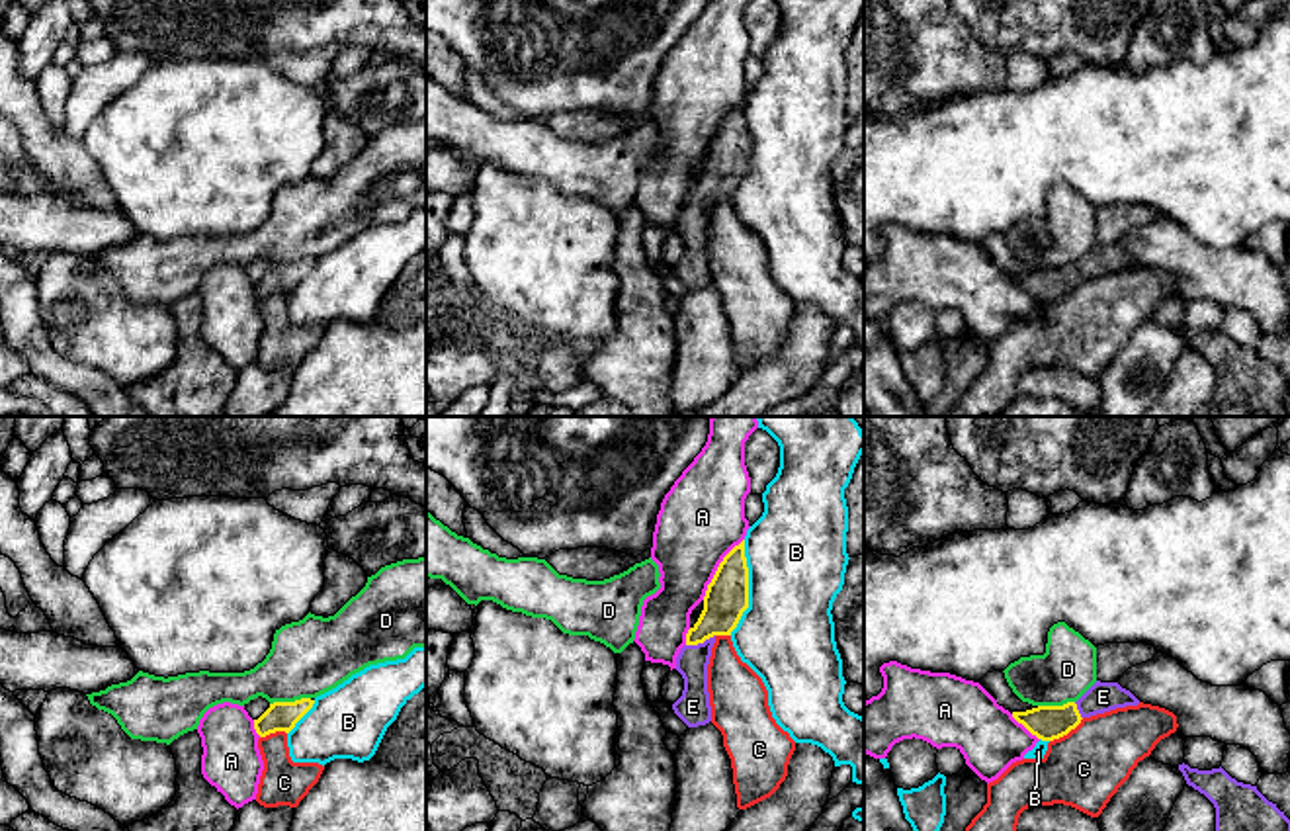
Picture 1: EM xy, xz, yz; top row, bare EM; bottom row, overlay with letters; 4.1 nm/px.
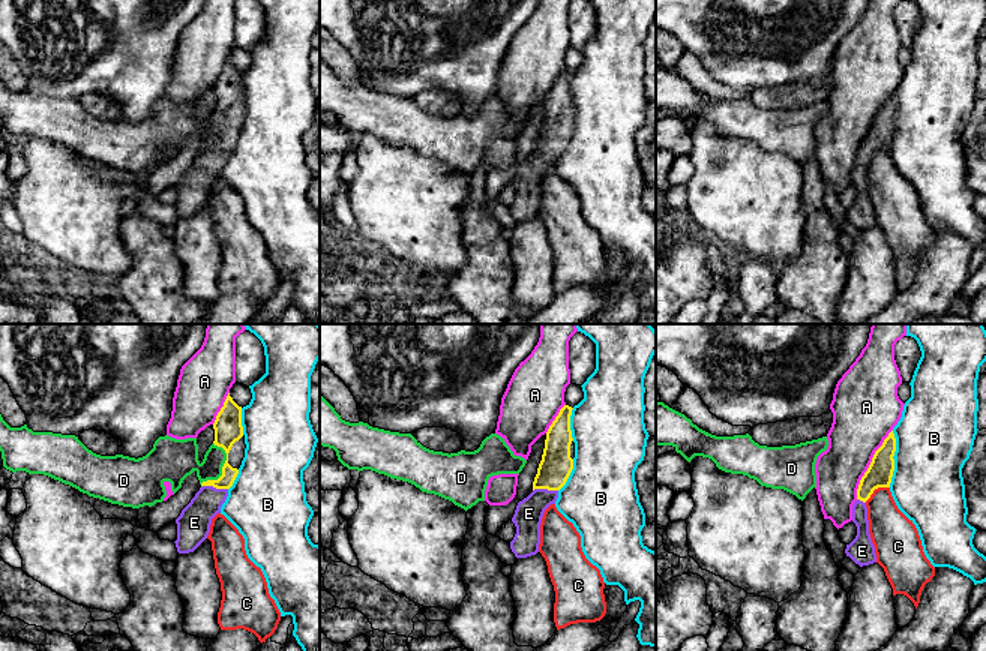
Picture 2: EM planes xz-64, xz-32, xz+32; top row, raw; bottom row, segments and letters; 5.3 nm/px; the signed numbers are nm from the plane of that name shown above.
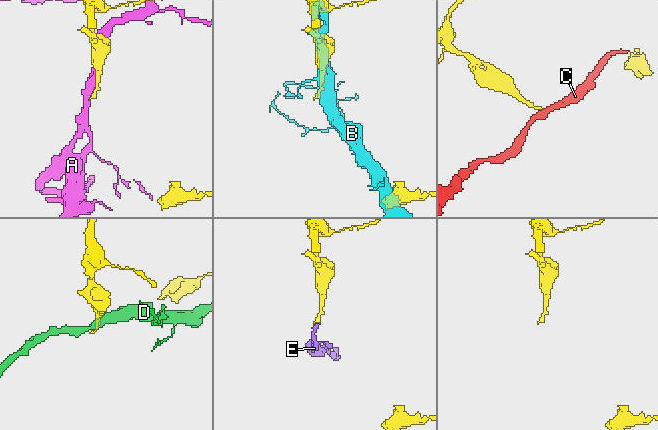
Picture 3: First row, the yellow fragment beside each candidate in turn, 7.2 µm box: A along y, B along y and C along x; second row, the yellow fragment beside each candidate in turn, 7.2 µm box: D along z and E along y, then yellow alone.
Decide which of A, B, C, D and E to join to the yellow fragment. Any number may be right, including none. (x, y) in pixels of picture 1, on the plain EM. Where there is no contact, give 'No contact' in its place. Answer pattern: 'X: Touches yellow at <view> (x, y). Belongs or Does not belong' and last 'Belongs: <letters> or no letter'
A: Touches yellow at xz (718, 131). Does not belong
B: Touches yellow at xz (747, 149). Does not belong
C: Touches yellow at yz (1066, 296). Does not belong
D: Touches yellow at xy (290, 264). Does not belong
E: Touches yellow at xz (700, 204). Belongs
Belongs: E

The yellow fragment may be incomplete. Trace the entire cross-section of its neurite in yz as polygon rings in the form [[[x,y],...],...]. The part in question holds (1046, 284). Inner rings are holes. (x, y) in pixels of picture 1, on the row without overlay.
[[[1096,242],[1077,264],[1012,274],[1012,280],[1038,301],[1054,303],[1075,291],[1083,280],[1138,266],[1140,262],[1118,244]]]

